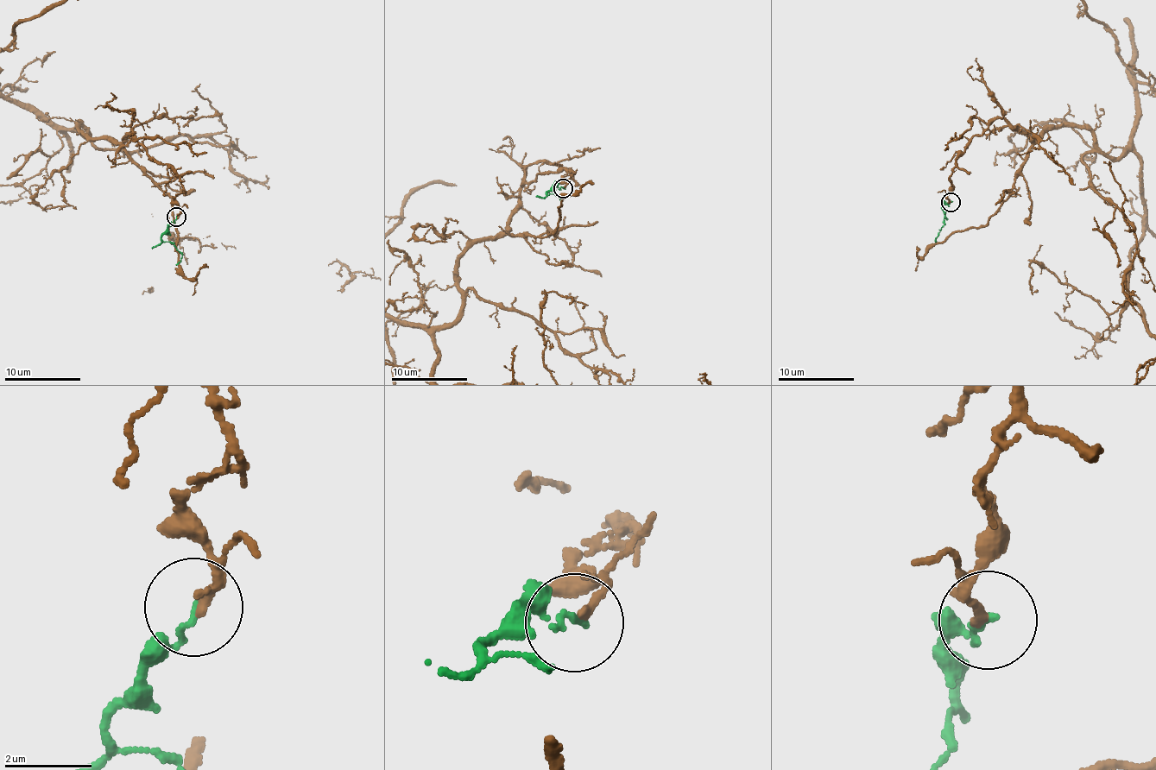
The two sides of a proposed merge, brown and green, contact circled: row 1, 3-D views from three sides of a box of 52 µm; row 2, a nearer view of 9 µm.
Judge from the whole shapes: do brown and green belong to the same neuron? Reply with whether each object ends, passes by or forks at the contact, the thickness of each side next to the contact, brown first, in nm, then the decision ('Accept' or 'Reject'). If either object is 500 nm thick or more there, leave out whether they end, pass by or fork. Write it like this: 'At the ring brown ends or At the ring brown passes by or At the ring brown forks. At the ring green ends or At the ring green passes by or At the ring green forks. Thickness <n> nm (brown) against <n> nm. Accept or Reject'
At the ring brown ends. At the ring green ends. Thickness 190 nm (brown) against 140 nm. Reject

